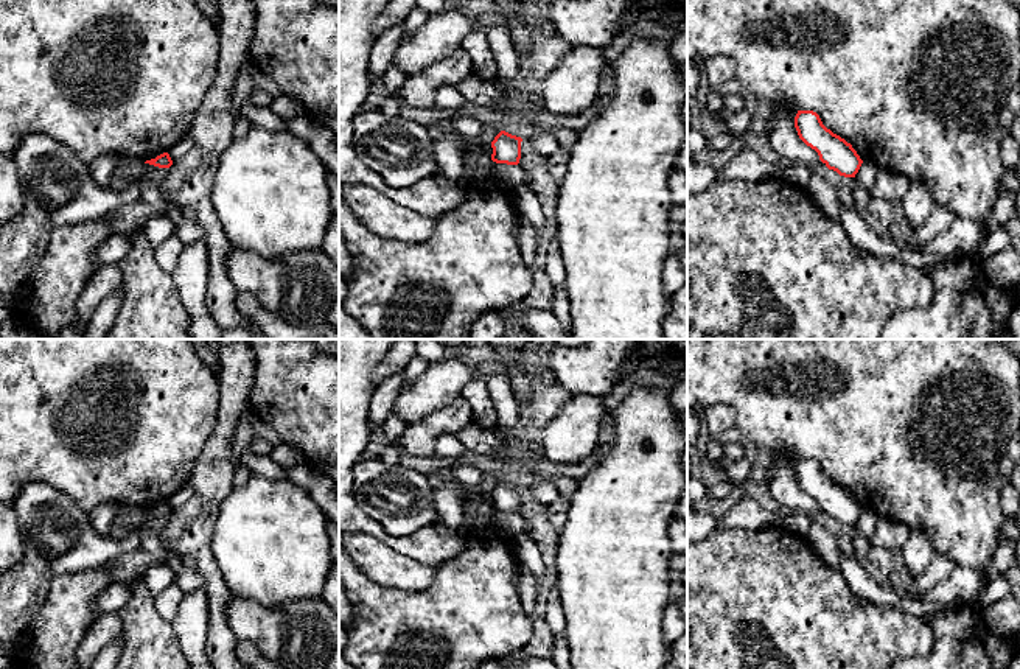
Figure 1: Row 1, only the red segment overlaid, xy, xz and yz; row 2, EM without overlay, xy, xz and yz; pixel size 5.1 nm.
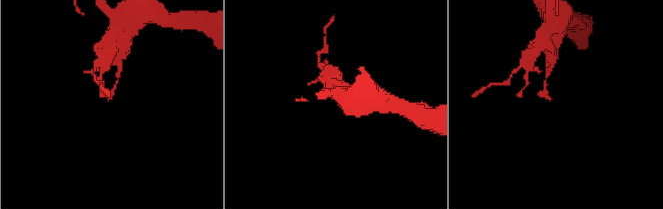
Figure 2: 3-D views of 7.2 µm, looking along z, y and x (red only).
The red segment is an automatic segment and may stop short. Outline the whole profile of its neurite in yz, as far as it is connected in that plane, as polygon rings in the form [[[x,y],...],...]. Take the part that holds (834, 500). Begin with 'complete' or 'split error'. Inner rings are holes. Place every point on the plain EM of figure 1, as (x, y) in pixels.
complete; [[[798,459],[795,476],[799,487],[818,501],[819,509],[829,518],[833,518],[844,526],[855,526],[863,509],[851,492],[823,473],[816,461]]]

